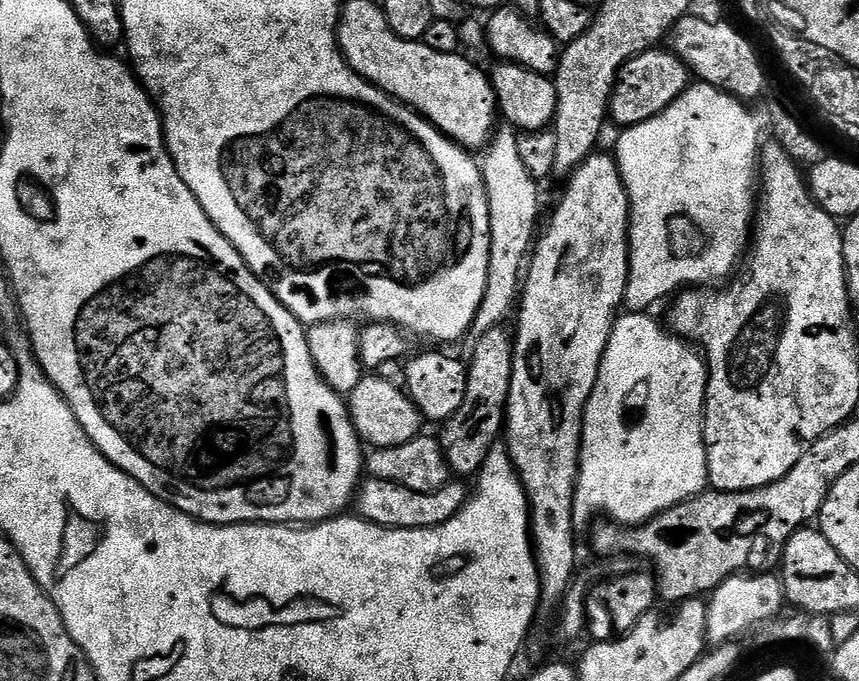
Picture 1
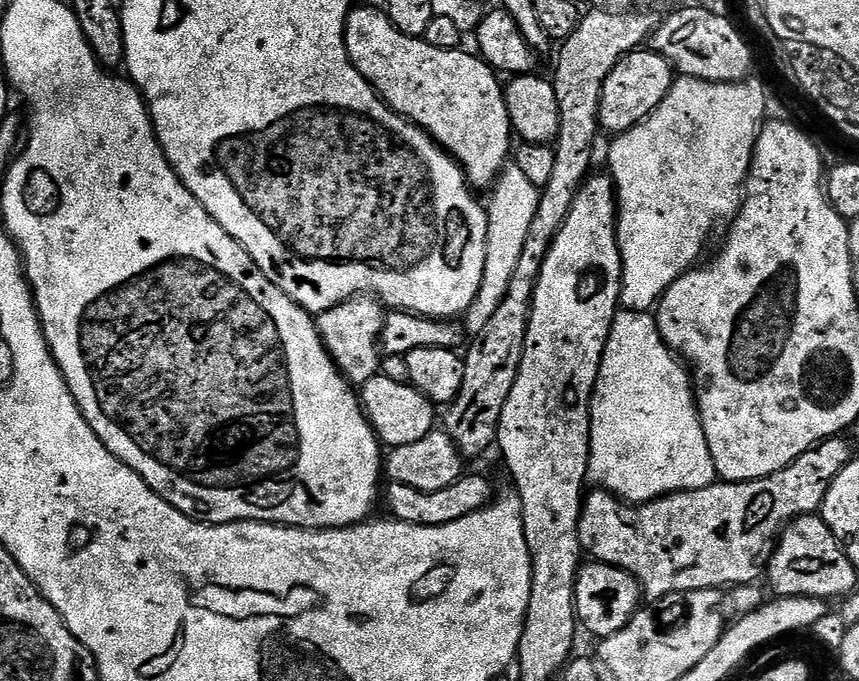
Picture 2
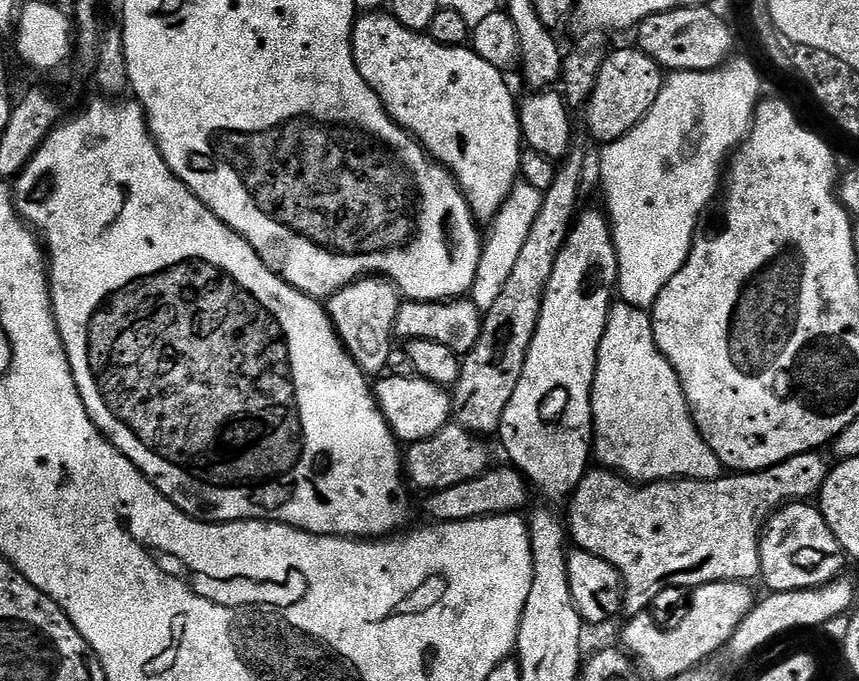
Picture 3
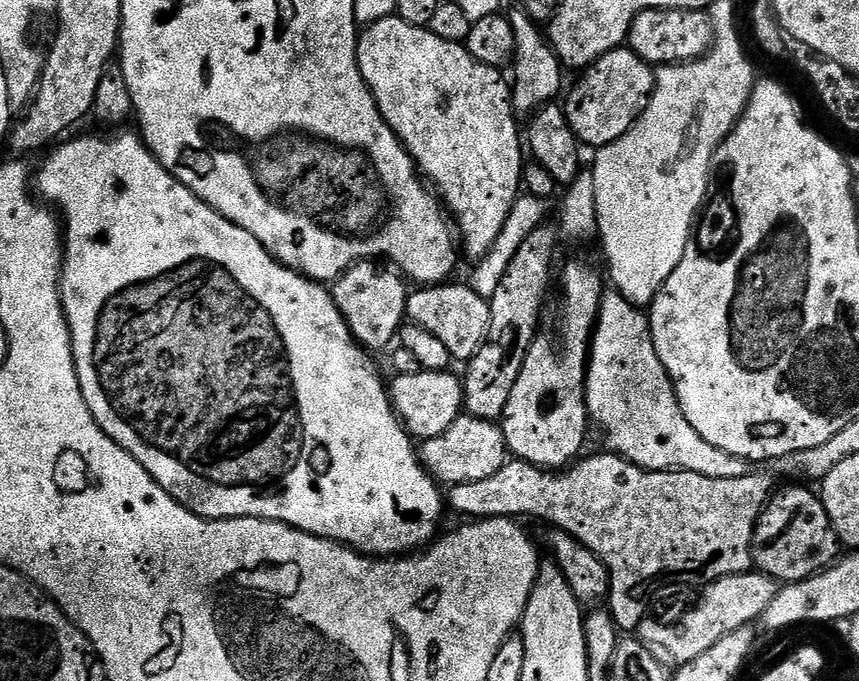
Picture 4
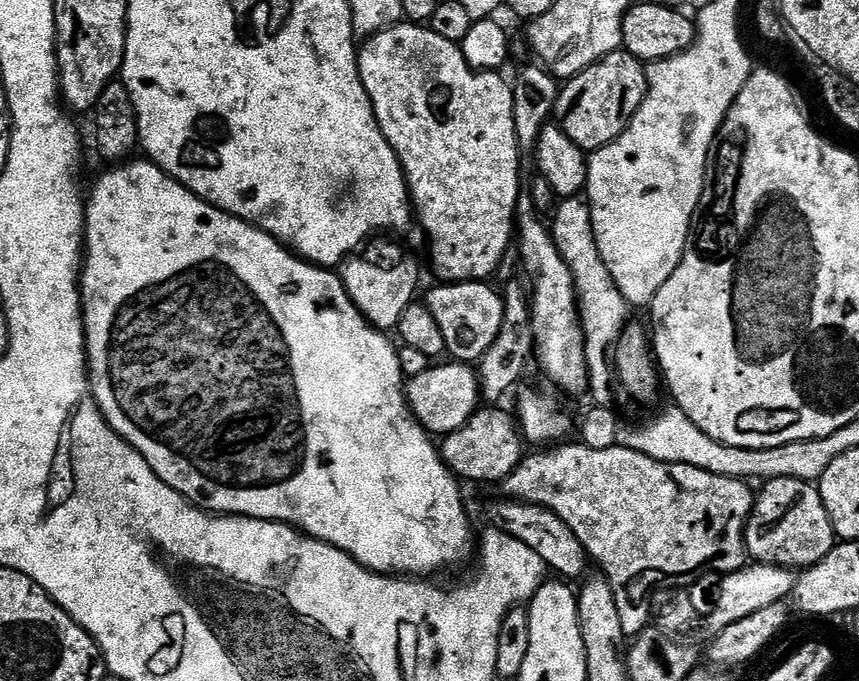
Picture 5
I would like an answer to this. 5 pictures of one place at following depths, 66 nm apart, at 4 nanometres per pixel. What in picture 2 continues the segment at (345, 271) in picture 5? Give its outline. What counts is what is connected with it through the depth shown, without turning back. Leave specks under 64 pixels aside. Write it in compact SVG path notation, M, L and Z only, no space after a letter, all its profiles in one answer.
M365 294L334 306L315 317L316 329L324 343L326 351L332 355L332 361L353 386L362 386L380 372L382 349L380 335L386 312L379 300Z

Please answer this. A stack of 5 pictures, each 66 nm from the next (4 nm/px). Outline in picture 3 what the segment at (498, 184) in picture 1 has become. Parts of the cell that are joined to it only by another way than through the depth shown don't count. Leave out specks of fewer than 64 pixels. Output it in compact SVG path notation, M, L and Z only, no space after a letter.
M517 182L512 187L512 192L506 198L506 202L502 202L502 210L498 210L498 214L487 225L488 232L486 228L478 258L478 270L474 274L470 293L474 306L481 314L488 312L490 306L494 306L495 300L502 295L502 290L514 271L518 254L522 251L522 242L526 242L526 234L530 234L530 226L534 218L538 218L541 195L541 192L534 190L534 186Z

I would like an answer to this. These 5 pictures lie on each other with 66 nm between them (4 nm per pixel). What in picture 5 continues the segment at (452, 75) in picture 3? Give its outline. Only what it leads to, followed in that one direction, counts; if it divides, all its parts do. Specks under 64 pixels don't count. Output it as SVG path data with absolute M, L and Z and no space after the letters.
M411 22L393 24L382 32L369 36L363 41L358 52L360 77L366 86L366 94L372 103L378 126L390 142L394 154L400 159L404 171L404 181L408 184L408 195L412 202L415 219L424 227L428 240L432 243L432 264L436 267L439 279L444 282L463 282L466 280L487 281L496 267L504 260L508 246L514 242L514 225L516 222L516 204L520 201L522 177L520 175L520 147L514 134L514 98L512 84L503 80L500 72L477 72L466 62L459 44L434 34L431 27Z

